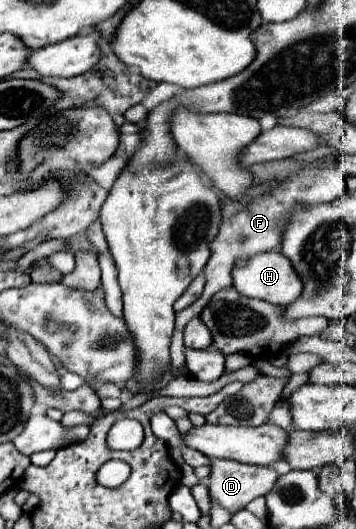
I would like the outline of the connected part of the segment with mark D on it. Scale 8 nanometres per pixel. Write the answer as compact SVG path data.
M212 459L208 491L212 501L216 501L228 513L236 513L244 509L252 499L266 495L276 479L278 473L272 467Z

